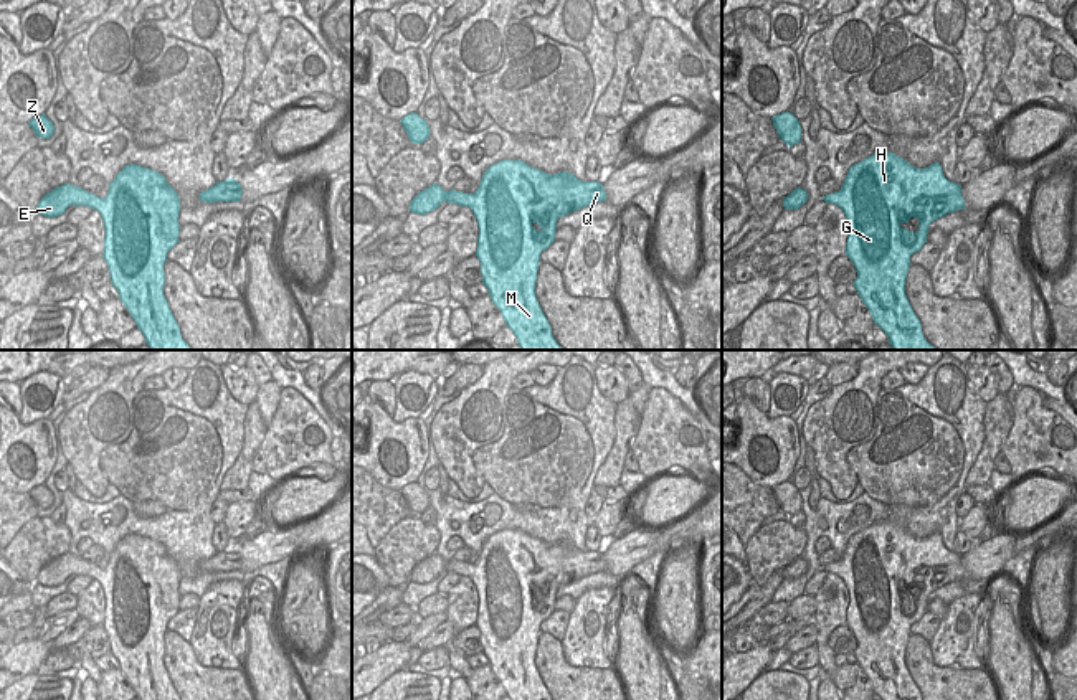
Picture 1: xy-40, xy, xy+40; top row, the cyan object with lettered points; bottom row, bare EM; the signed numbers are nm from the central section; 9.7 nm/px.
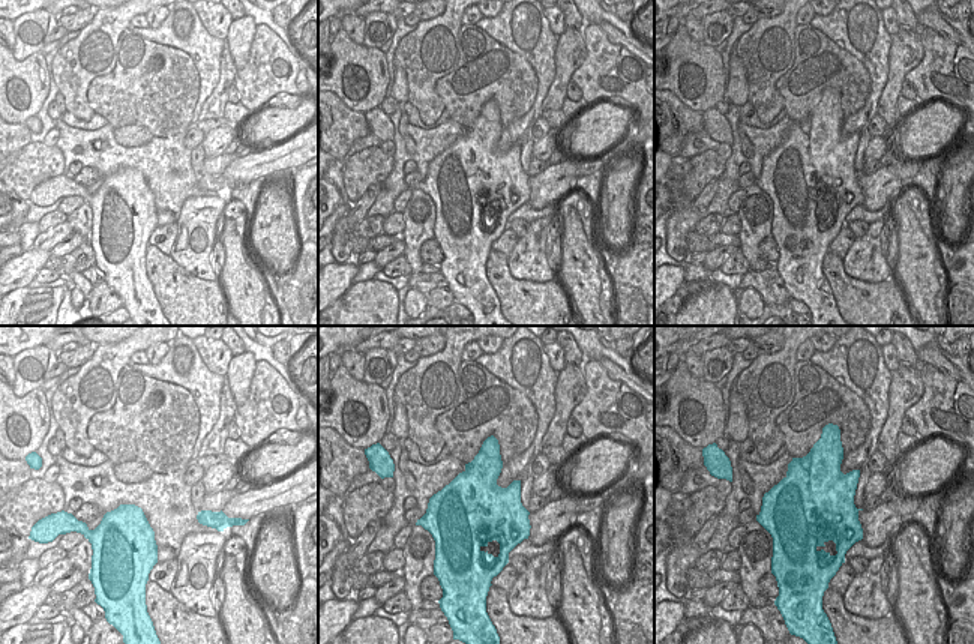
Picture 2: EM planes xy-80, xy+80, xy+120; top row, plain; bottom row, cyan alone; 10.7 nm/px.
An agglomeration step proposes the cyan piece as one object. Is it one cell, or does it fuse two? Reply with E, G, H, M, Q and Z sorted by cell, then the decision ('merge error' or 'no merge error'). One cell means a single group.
E G H M Q Z | no merge error

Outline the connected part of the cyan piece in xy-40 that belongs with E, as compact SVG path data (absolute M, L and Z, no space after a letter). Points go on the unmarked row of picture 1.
M130 533L106 568L64 553L46 563L36 583L55 588L68 576L91 576L104 591L102 627L139 700L180 700L164 665L167 622L180 611L180 568L155 540Z

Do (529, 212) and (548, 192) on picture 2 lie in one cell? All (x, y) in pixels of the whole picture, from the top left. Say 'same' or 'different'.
different

